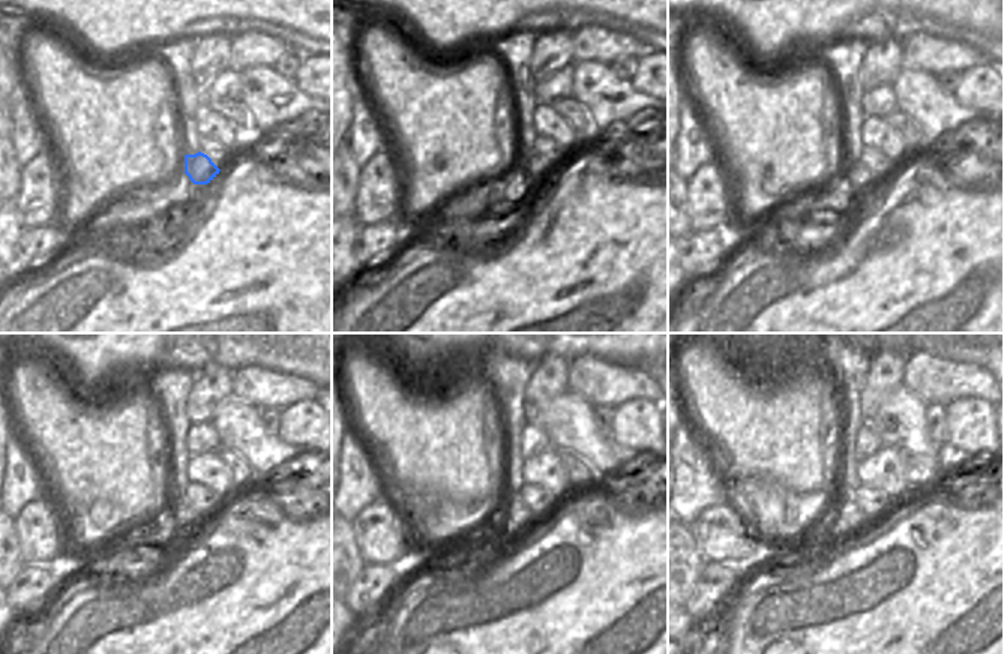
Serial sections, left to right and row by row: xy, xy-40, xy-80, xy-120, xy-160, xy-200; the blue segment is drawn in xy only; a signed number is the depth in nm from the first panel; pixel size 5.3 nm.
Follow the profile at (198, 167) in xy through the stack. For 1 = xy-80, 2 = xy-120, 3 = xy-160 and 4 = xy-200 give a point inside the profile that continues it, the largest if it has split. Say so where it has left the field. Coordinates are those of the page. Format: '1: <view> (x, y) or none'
1: xy-80 (857, 173)
2: xy-120 (182, 510)
3: xy-160 (518, 515)
4: xy-200 (847, 518)

